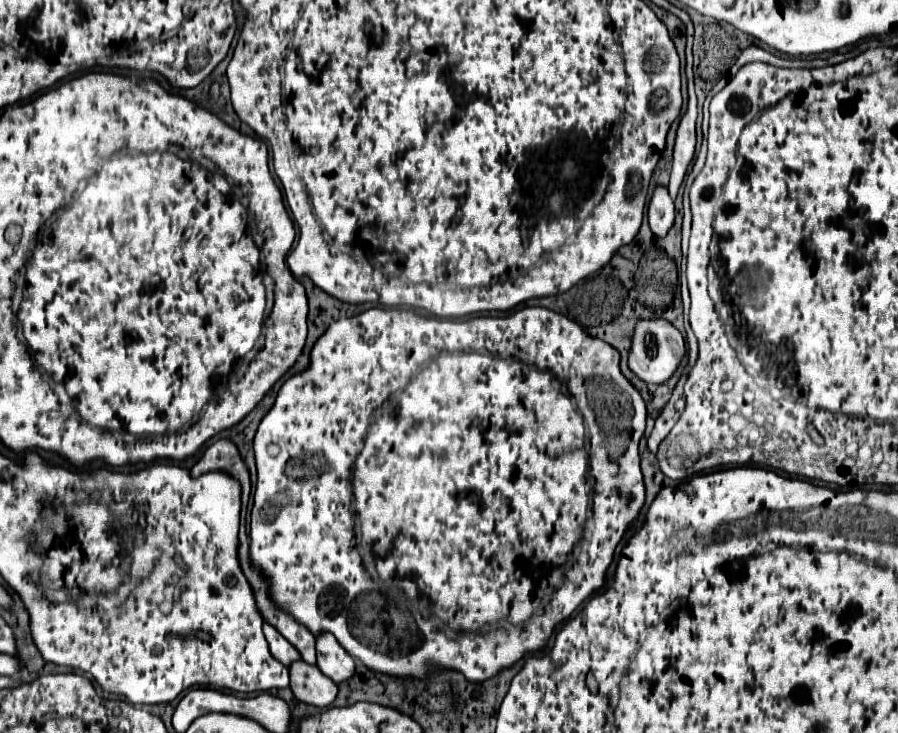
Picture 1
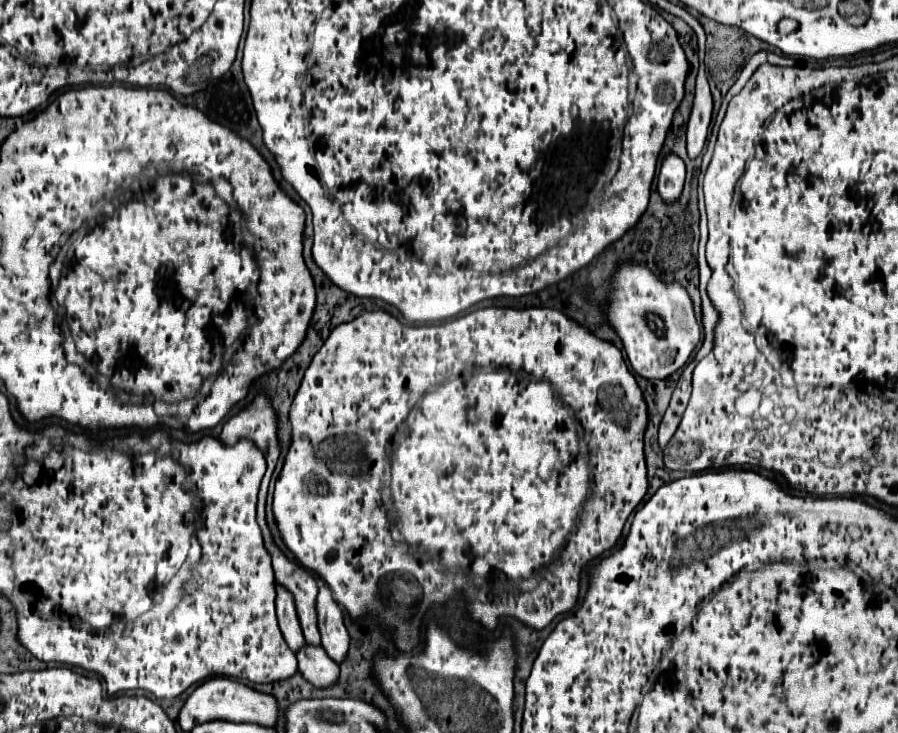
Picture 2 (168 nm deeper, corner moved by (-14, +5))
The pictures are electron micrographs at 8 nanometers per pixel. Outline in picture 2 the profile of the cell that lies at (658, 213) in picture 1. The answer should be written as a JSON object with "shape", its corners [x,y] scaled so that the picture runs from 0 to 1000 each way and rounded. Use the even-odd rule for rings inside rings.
{"shape":[[[744,210],[737,218],[733,237],[733,262],[742,276],[751,276],[759,265],[762,254],[762,221],[753,210]]]}

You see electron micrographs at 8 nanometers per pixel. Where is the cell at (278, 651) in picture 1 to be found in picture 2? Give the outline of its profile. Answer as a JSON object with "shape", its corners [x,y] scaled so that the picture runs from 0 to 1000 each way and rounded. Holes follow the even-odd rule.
{"shape":[[[307,797],[307,838],[318,879],[330,889],[334,881],[339,881],[339,868],[334,859],[327,813],[312,797]]]}

